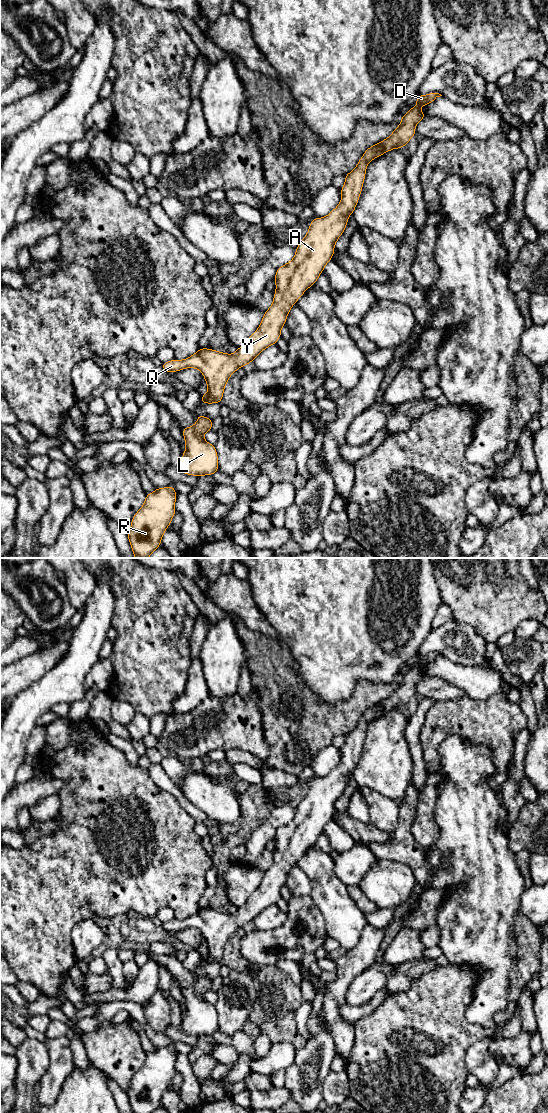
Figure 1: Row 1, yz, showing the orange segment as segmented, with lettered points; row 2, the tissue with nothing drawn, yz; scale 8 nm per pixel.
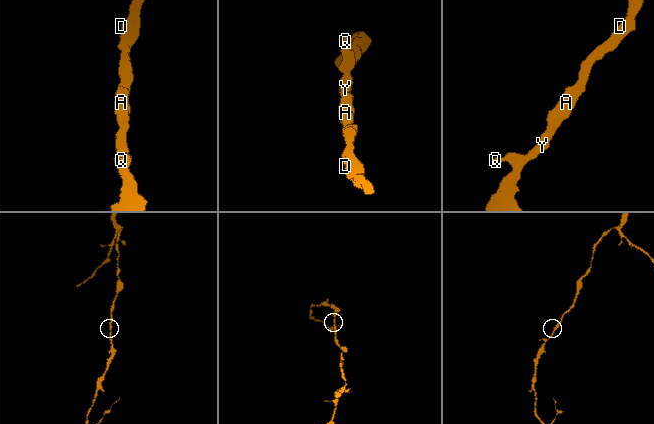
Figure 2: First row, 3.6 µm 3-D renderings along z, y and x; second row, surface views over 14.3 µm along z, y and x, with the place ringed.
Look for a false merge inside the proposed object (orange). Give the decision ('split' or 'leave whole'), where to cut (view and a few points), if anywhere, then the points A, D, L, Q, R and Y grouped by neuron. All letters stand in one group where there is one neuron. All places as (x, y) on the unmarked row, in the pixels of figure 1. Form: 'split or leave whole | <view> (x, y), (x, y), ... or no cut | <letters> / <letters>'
leave whole | no cut | A D L Q R Y

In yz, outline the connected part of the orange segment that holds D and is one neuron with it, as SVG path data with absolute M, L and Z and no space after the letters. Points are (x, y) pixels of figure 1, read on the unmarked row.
M439 653L419 655L415 659L416 666L401 677L401 684L393 693L368 708L354 730L345 735L345 744L340 749L341 762L324 778L314 778L310 782L309 790L297 806L294 818L277 829L273 863L265 871L258 889L242 907L237 908L233 915L200 908L187 919L173 919L161 924L163 930L173 933L185 928L199 929L208 947L208 952L201 956L199 962L221 963L229 937L238 928L252 923L264 909L277 903L291 867L317 842L324 827L333 817L334 806L359 761L367 724L385 712L407 705L411 697L416 696L416 684L426 677L419 665L427 666L440 656L442 655Z

